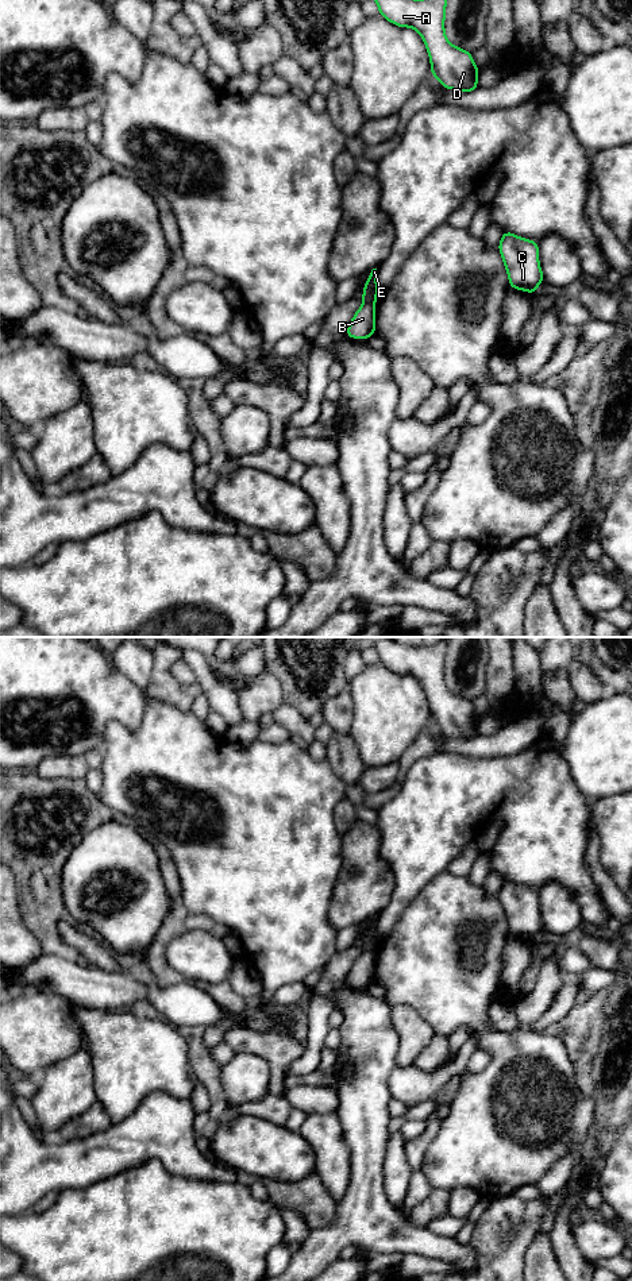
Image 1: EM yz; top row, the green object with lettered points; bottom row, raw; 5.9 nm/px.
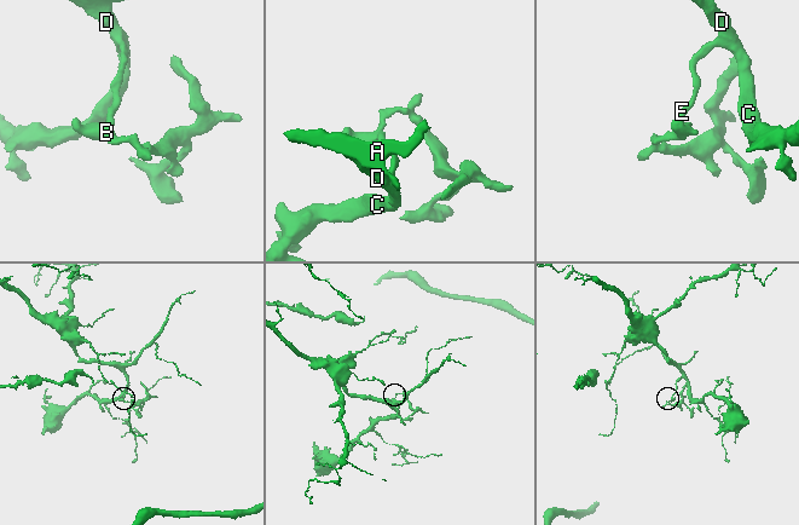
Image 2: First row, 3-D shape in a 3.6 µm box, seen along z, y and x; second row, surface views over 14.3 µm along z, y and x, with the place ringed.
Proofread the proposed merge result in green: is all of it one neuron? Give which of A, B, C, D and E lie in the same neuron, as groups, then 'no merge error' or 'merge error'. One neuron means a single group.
A C D E / B; merge error

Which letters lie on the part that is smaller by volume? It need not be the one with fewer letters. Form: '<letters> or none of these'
B

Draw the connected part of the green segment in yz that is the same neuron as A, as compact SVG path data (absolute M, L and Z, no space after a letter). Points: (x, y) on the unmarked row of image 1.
M370 637L379 663L398 675L416 678L427 695L431 719L446 737L471 740L478 736L479 717L473 703L448 690L444 679L447 641L412 647L393 637Z

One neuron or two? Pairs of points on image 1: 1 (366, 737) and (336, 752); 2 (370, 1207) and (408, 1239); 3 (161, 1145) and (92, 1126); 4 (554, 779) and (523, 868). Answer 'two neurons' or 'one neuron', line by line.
1: two neurons
2: one neuron
3: two neurons
4: one neuron

